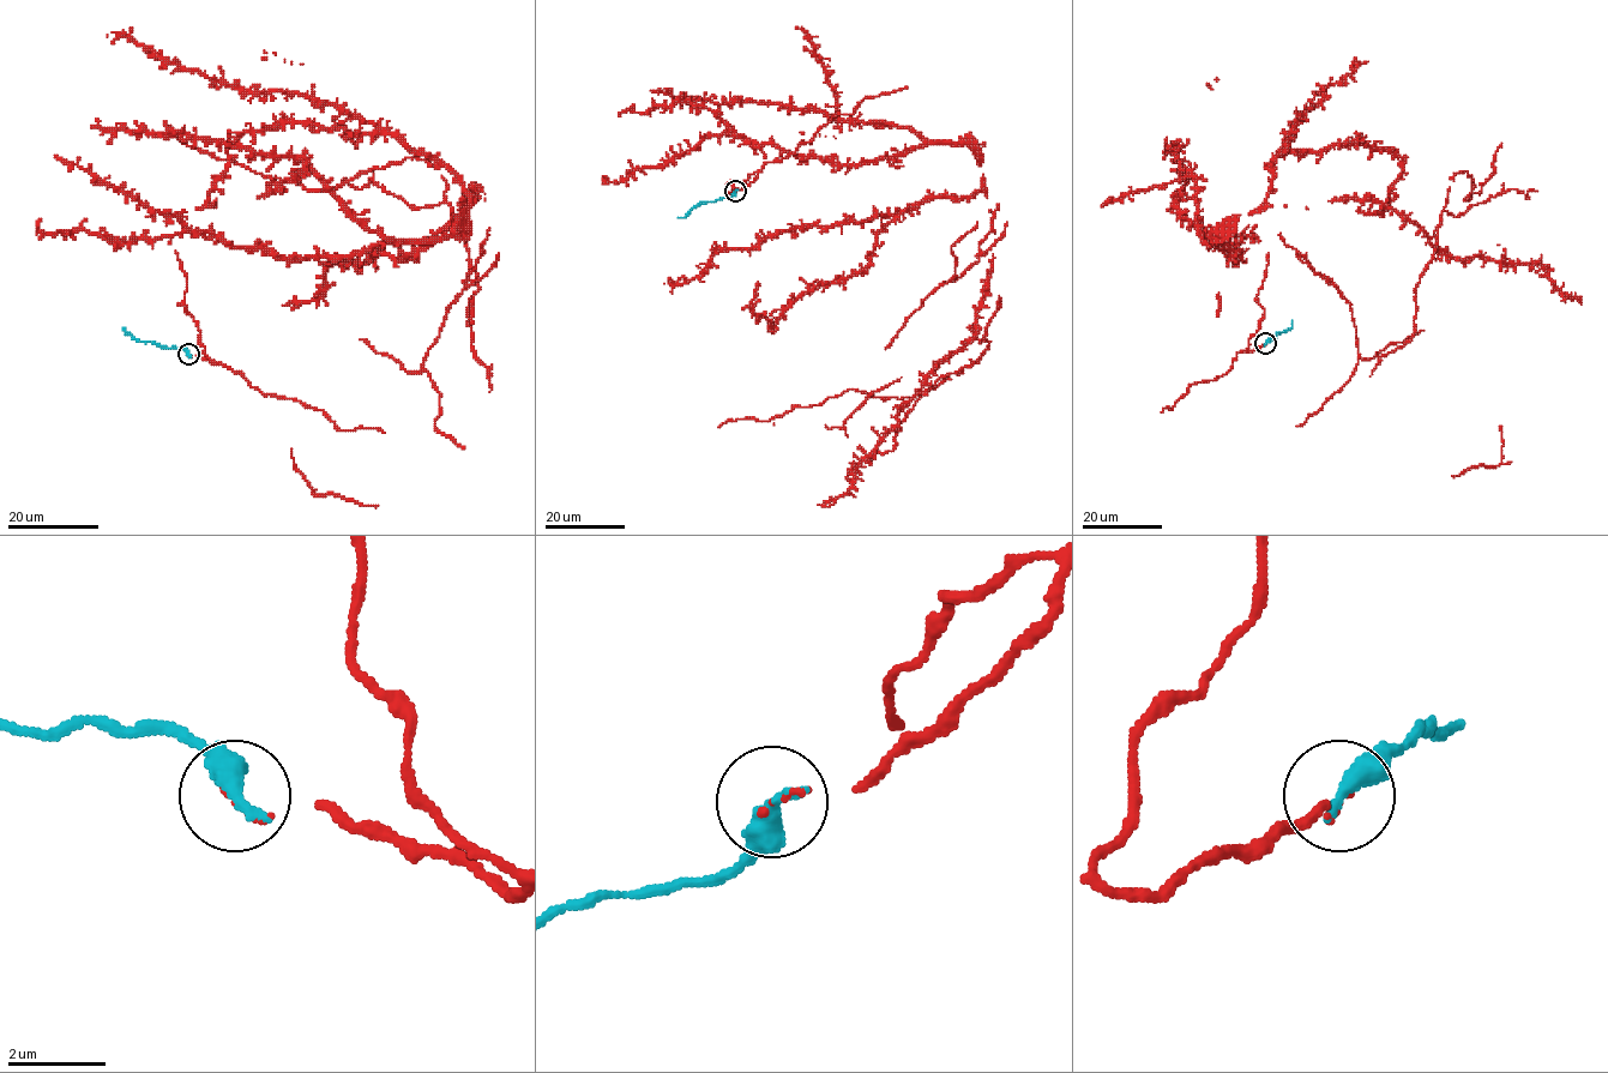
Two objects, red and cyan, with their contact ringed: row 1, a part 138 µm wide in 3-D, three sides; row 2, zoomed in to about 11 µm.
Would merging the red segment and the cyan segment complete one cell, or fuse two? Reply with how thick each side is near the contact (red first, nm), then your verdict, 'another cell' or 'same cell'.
80/480 nm | same cell

